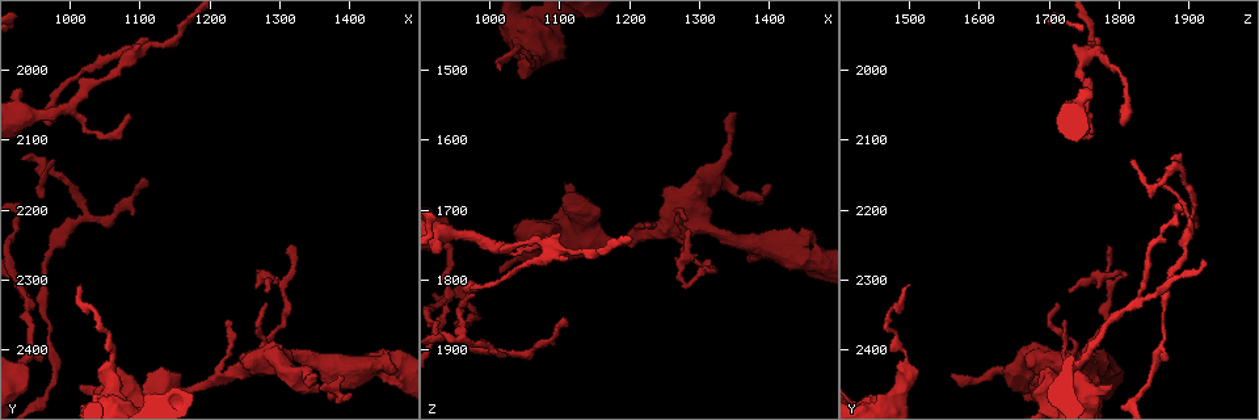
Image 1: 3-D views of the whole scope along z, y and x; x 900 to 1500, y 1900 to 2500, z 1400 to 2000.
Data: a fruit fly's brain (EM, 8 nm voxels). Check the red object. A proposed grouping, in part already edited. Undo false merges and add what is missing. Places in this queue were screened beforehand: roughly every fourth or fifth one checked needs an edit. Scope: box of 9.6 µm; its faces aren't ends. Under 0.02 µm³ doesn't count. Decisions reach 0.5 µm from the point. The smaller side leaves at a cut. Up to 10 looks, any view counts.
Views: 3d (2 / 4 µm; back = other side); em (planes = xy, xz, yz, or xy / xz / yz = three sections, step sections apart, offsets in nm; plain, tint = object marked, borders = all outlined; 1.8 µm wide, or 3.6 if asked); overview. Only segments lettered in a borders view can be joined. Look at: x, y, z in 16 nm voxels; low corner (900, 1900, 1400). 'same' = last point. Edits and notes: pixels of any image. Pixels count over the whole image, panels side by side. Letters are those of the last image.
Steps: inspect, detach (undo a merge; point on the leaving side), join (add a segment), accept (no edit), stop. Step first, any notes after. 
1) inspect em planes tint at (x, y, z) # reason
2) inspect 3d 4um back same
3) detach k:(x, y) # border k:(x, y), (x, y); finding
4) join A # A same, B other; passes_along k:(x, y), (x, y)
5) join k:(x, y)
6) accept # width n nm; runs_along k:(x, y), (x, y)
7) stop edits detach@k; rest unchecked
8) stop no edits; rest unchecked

inspect 3d 4um at (1145, 2435, 1690) # stops while still wide

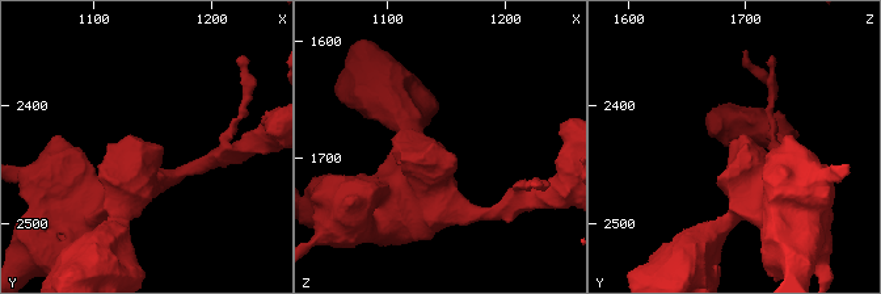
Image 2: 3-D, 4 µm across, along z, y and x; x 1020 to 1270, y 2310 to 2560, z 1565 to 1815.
inspect em 3.6um xy step 16 borders at (1142, 2430, 1686) # shape alone is not enough

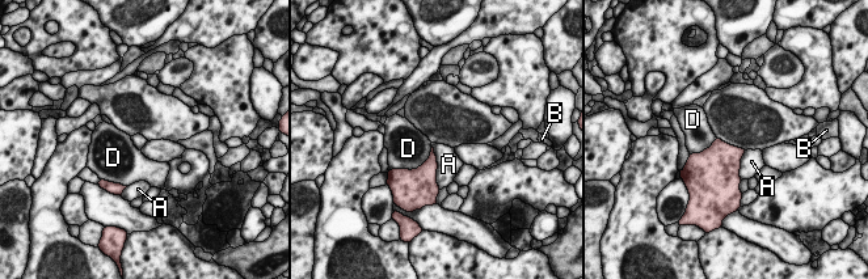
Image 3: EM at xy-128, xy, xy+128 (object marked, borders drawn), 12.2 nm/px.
accept # longest_contact A 550 nm; A other, B other, D other; border 3:(432, 146), (439, 187); none of them fits

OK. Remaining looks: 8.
inspect em 3.6um planes borders at (1270, 2425, 1720) # sudden change in width

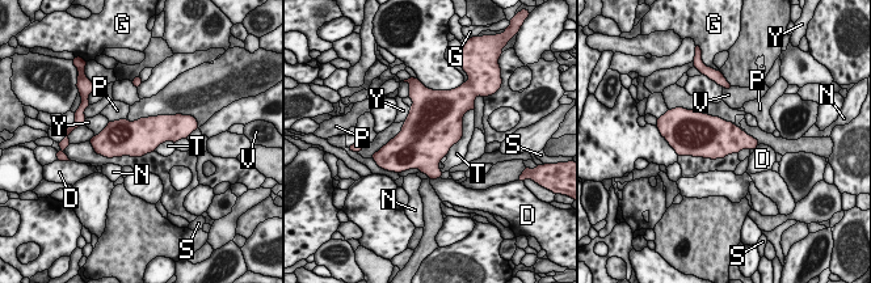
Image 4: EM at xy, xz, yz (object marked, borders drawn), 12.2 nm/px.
accept # D other, G other, N other, P other, S other, T other, V other, Y other; one neuron here

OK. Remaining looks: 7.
inspect 3d 4um back at (1015, 2450, 1790) # an open end

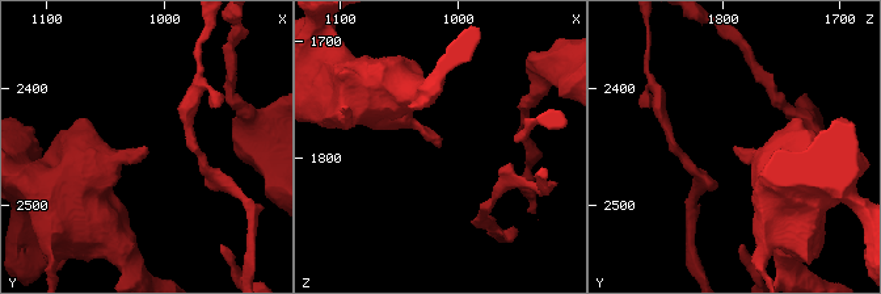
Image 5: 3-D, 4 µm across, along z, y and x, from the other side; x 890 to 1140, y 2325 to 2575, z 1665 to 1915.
inspect em yz step 16 borders at (1014, 2452, 1788)

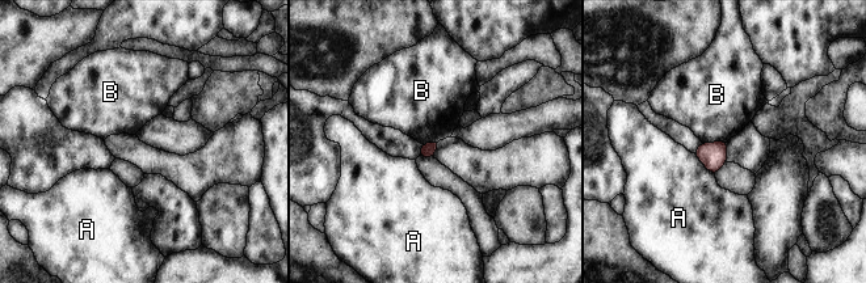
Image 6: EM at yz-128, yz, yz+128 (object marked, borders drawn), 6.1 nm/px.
inspect em planes borders same # cut it another way

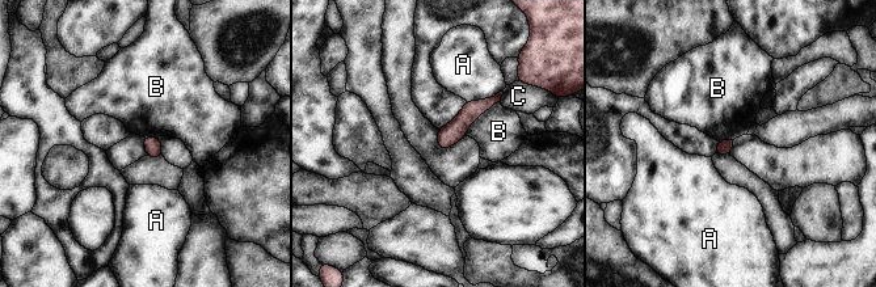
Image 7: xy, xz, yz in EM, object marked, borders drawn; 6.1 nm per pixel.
accept # A other, B other, C other; border 7:(500, 101), (487, 109), (464, 134); no lettered segment goes on from it

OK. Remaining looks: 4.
inspect em 3.6um planes borders at (965, 2145, 1885) # abrupt turn

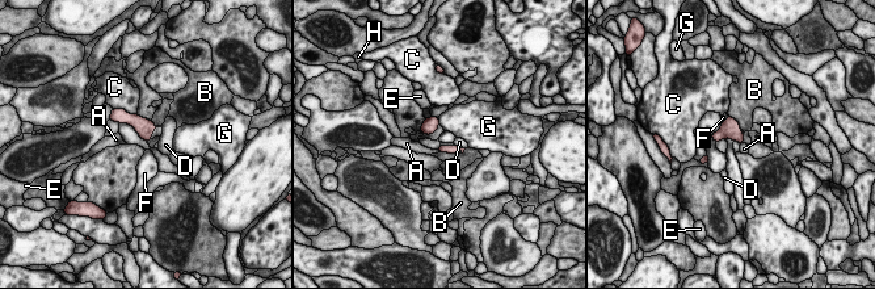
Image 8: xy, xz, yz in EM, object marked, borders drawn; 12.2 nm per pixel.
accept # width 100 nm; A other, B other, C other, D other, E other, F other, G other, H other; runs_along 8:(440, 149), (462, 150); continuous, no second neuron

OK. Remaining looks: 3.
stop no edits; rest unchecked

